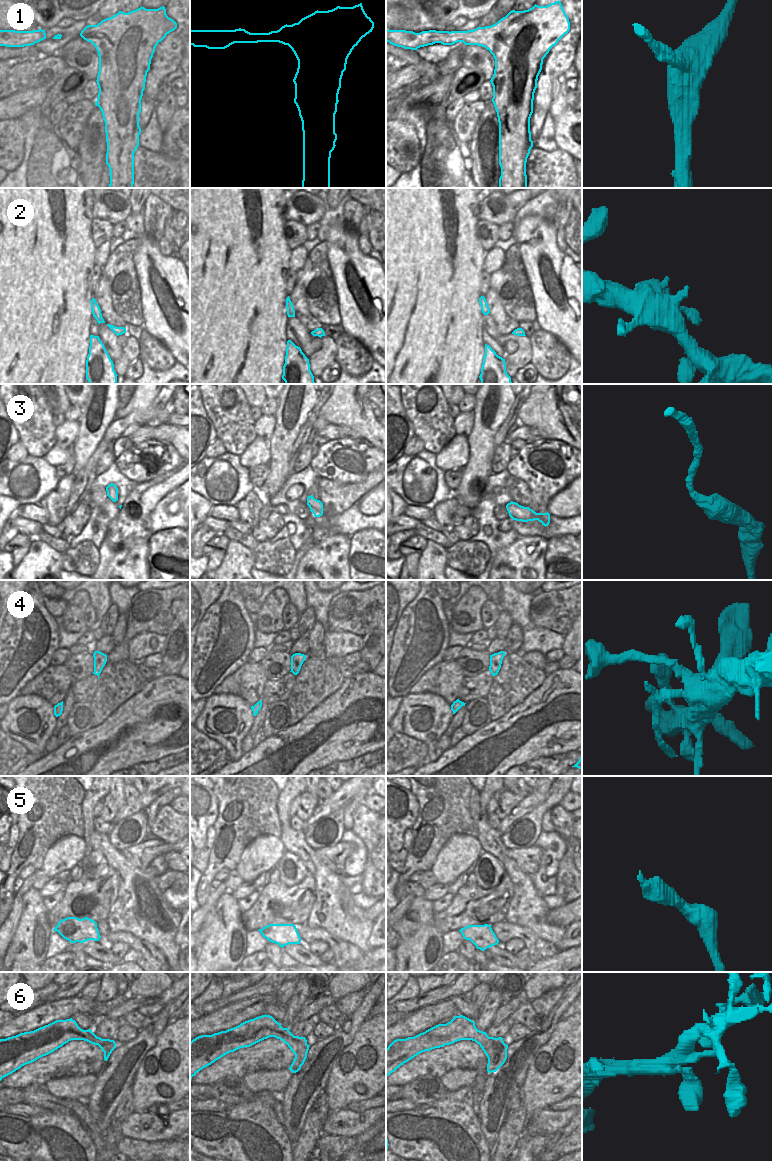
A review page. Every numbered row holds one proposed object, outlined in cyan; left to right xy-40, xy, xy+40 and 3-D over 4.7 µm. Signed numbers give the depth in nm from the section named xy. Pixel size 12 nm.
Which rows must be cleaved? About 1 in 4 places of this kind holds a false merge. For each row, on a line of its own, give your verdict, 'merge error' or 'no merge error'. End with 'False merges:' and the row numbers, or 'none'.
1: no merge error
2: no merge error
3: no merge error
4: merge error
5: no merge error
6: no merge error
False merges: 4

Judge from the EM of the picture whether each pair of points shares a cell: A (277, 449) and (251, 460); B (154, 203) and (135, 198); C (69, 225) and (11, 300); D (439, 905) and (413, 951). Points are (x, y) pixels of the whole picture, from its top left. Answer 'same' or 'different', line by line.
A: different
B: different
C: same
D: different

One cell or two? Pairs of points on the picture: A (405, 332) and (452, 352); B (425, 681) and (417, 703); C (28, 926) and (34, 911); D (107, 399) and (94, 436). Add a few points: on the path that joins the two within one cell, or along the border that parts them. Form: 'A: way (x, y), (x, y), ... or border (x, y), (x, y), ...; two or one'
A: way (417, 344), (425, 352), (440, 352); one
B: border (409, 693), (434, 693), (443, 699); two
C: way (32, 922), (34, 915); one
D: way (104, 408), (100, 427); one

